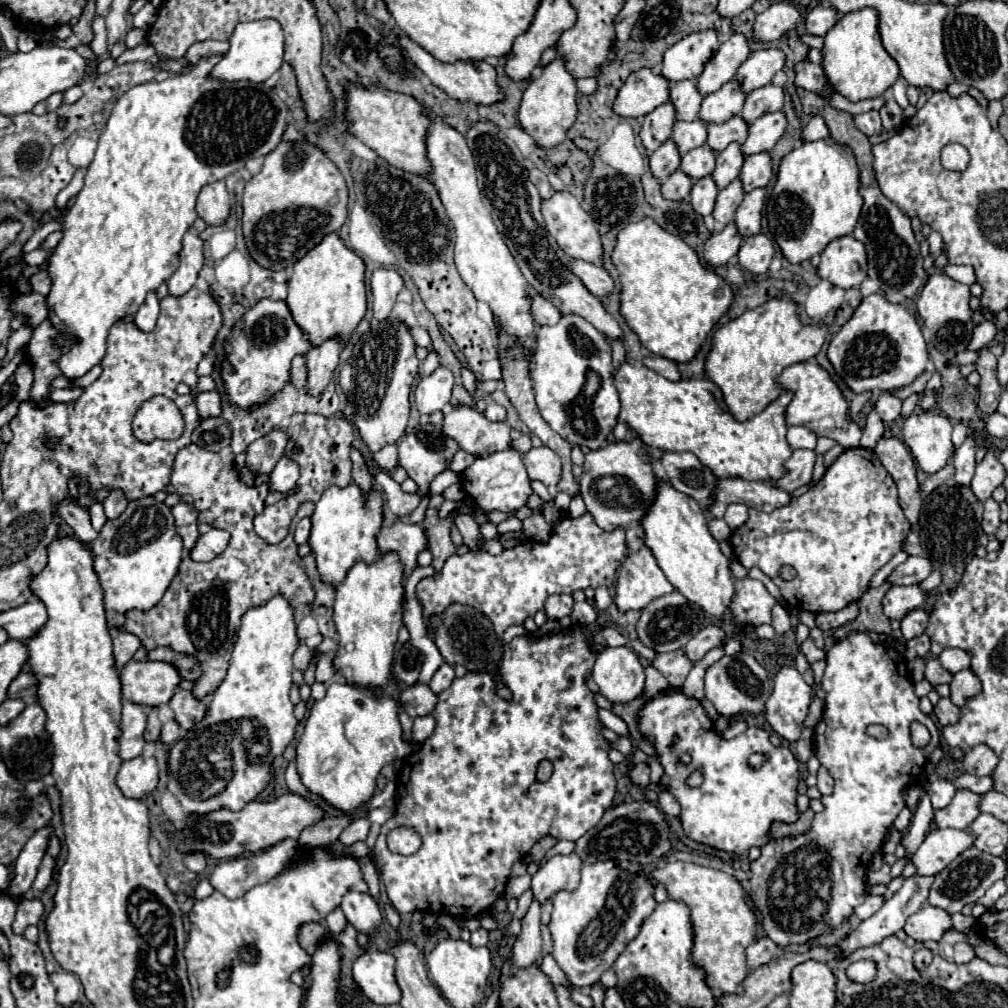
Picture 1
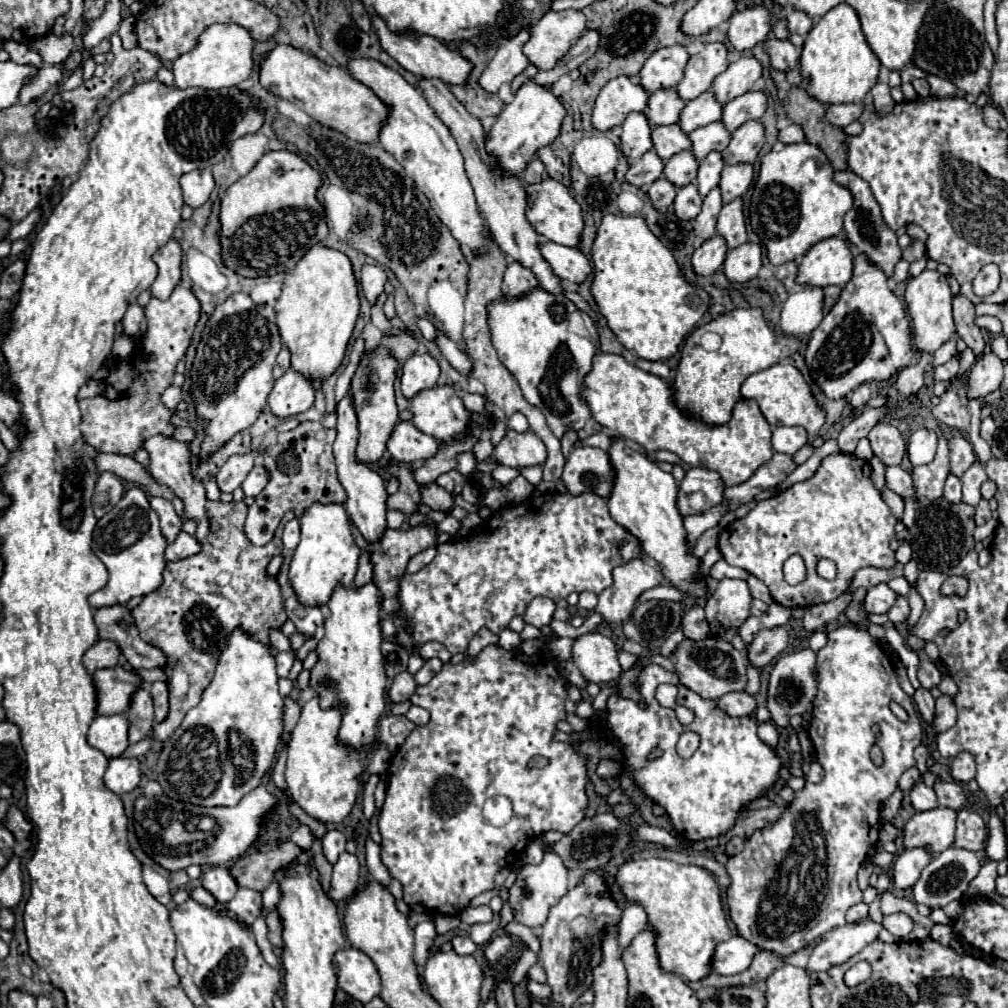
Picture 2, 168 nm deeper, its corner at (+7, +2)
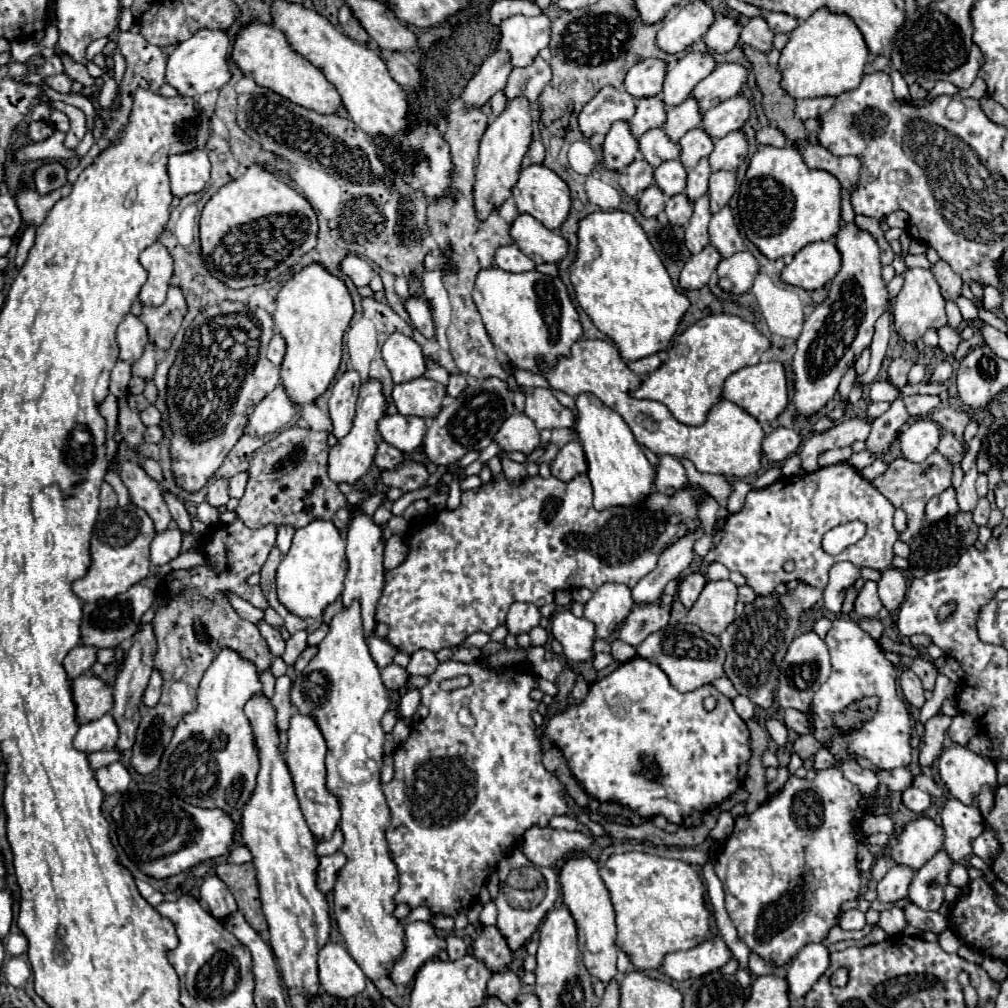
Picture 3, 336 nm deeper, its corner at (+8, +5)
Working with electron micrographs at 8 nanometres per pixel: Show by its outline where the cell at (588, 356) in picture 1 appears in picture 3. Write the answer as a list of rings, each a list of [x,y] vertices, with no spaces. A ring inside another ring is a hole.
[[[497,266],[485,268],[477,274],[473,300],[483,318],[487,334],[493,344],[517,364],[517,368],[541,374],[535,358],[541,356],[549,366],[555,366],[559,356],[569,356],[571,344],[583,336],[579,314],[567,294],[561,278],[529,272],[505,272]]]

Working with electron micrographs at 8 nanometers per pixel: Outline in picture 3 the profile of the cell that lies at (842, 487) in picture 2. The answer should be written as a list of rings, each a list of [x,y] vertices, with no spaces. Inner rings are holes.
[[[839,462],[813,474],[783,476],[767,488],[747,494],[743,508],[731,514],[725,522],[725,536],[713,550],[707,552],[703,566],[719,562],[731,572],[743,574],[745,582],[757,596],[771,594],[779,582],[789,580],[801,580],[823,590],[825,582],[829,580],[829,566],[841,560],[849,560],[859,568],[875,568],[879,572],[891,566],[895,556],[893,544],[899,538],[897,530],[893,528],[893,512],[893,504],[849,464]],[[851,520],[865,522],[865,536],[857,544],[847,546],[841,554],[829,556],[821,548],[823,534]],[[787,560],[795,562],[793,572],[783,570]]]

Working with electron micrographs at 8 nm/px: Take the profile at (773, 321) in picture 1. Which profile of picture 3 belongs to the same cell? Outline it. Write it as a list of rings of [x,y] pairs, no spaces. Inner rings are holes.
[[[713,314],[681,332],[669,348],[669,358],[629,394],[633,398],[649,398],[665,404],[681,424],[701,426],[711,406],[721,400],[725,378],[745,366],[757,364],[761,354],[767,350],[769,340],[753,324],[731,314]]]

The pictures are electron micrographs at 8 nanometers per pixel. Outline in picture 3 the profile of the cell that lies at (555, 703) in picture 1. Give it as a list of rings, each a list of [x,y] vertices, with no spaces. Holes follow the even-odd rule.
[[[447,660],[447,662],[439,664],[435,674],[429,676],[429,684],[421,688],[421,702],[429,708],[429,716],[425,720],[421,720],[417,726],[413,726],[409,738],[395,750],[395,778],[389,784],[383,784],[385,798],[387,798],[387,804],[391,810],[391,826],[387,830],[387,842],[389,842],[391,858],[399,868],[399,892],[393,896],[395,904],[407,904],[411,910],[425,906],[433,914],[443,914],[443,916],[453,916],[457,910],[469,908],[477,900],[477,894],[479,894],[481,886],[485,884],[487,876],[497,868],[497,862],[519,844],[521,834],[529,826],[533,826],[533,824],[547,826],[553,816],[561,816],[567,812],[565,792],[563,792],[561,782],[555,778],[555,774],[547,772],[541,764],[541,756],[543,756],[541,742],[537,738],[537,726],[531,720],[531,710],[535,710],[539,704],[537,700],[533,700],[529,696],[529,692],[533,688],[537,688],[537,684],[535,684],[533,674],[527,670],[519,670],[519,668],[487,670],[487,668],[481,668],[479,664],[463,664],[463,662],[455,662],[455,660]],[[461,674],[471,676],[471,686],[467,686],[463,690],[451,690],[451,692],[445,692],[439,688],[441,680],[455,678]]]

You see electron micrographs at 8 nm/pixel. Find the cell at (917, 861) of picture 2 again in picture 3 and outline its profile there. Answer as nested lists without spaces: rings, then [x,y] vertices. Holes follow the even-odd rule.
[[[891,866],[881,882],[877,882],[877,900],[883,904],[895,904],[901,898],[907,898],[907,888],[913,878],[913,870],[907,866]]]

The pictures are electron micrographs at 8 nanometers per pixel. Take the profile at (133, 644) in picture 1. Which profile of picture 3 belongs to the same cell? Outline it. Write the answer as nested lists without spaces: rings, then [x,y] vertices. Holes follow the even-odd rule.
[[[75,646],[63,660],[63,668],[67,672],[69,680],[75,680],[77,676],[85,674],[91,664],[97,660],[97,648],[93,646]]]

